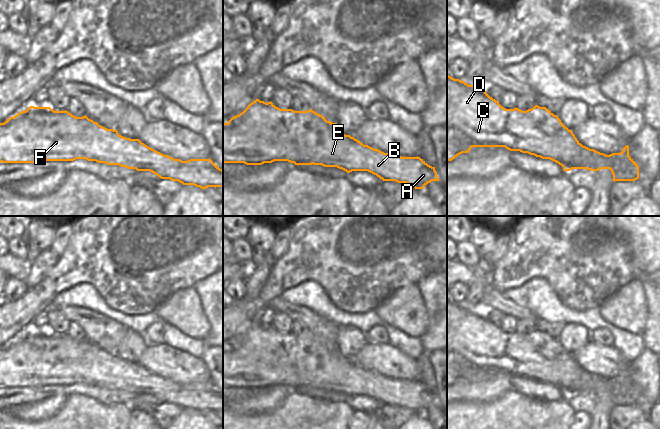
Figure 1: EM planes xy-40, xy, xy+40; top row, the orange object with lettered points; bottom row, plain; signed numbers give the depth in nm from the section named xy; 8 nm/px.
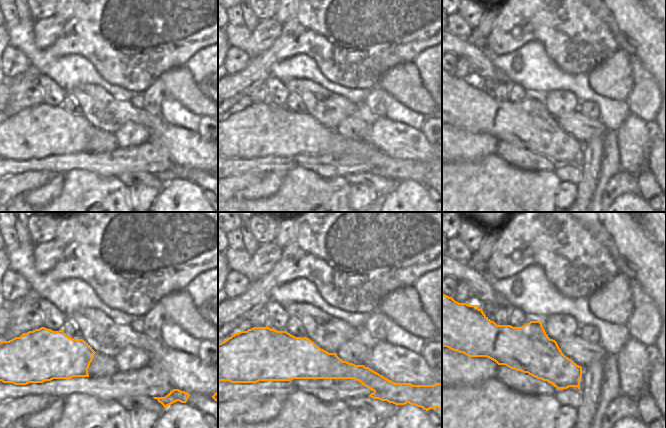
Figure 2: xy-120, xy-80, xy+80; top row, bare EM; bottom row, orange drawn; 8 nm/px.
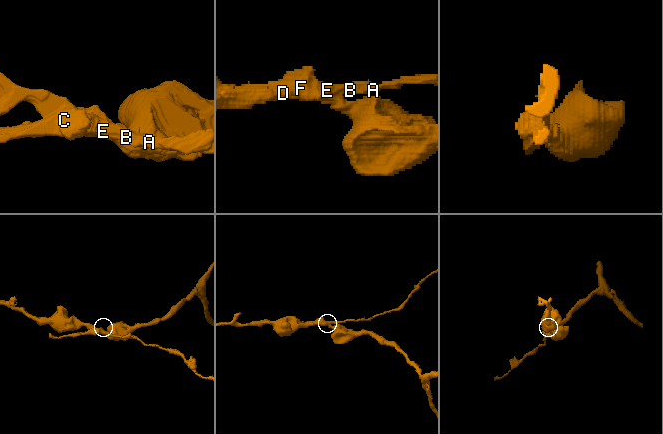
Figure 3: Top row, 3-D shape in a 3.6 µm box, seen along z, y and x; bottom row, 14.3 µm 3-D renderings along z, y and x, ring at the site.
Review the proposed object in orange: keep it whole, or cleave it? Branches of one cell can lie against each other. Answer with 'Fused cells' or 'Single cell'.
Fused cells

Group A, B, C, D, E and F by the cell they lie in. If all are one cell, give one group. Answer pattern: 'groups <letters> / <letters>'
groups A B C E / D F

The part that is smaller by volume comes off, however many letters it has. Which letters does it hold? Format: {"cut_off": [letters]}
{"cut_off": ["A", "B", "C", "E"]}

